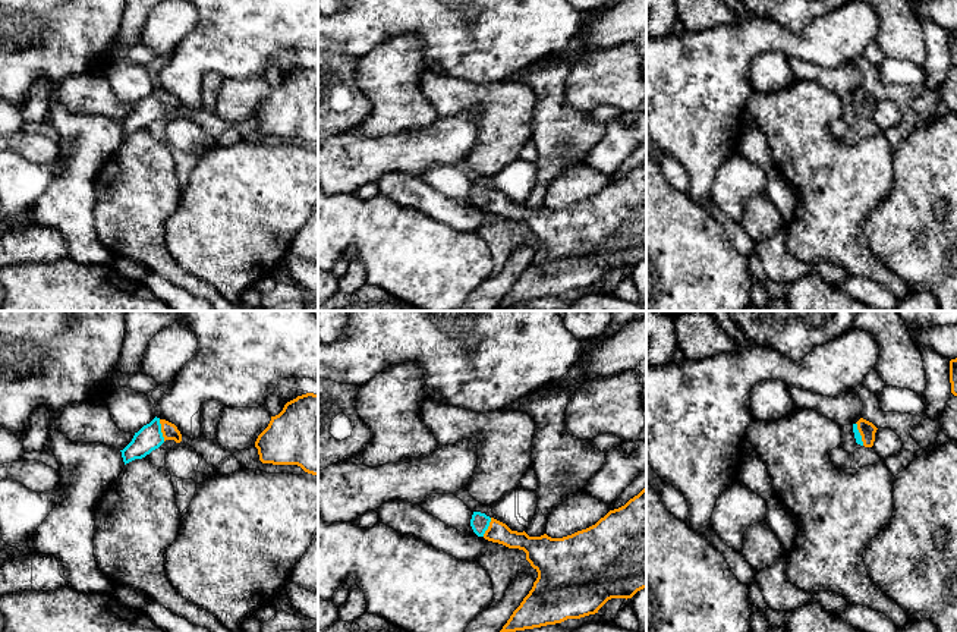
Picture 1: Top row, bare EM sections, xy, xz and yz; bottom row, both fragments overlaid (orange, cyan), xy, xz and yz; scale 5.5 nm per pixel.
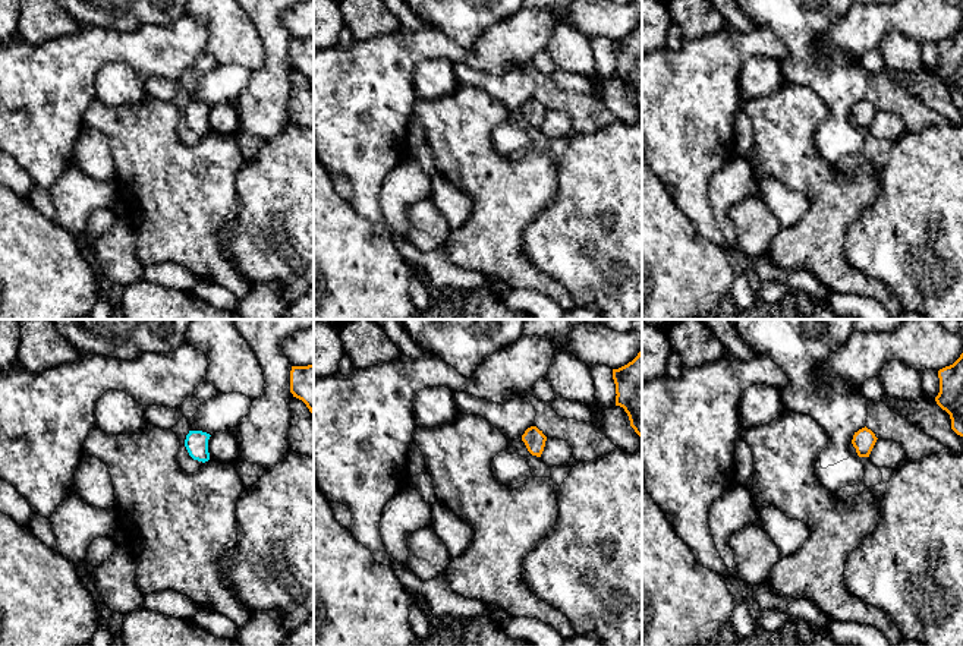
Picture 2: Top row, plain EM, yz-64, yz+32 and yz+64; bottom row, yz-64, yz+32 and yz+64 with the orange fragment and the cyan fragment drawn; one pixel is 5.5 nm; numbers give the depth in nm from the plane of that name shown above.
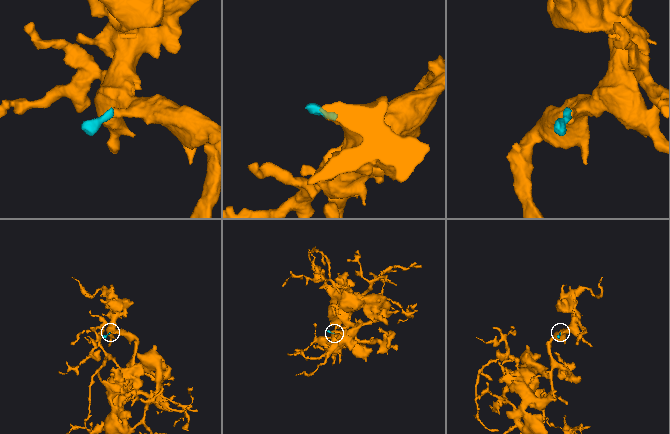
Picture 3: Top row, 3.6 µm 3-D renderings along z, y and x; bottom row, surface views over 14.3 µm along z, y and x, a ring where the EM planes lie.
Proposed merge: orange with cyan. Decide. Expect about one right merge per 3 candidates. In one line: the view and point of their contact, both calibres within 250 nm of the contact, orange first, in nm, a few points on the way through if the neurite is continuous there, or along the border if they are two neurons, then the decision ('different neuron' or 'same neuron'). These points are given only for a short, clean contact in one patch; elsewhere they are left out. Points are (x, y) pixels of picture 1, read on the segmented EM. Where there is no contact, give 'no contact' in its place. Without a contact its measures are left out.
meets orange in xy at (161, 430); 90 nm thick on the orange side, 140 nm on the other; runs through xy (169, 430), (161, 430), (150, 437); same neuron

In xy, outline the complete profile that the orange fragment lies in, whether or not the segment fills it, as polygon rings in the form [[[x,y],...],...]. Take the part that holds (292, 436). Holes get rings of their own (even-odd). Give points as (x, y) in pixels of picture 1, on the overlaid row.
[[[306,393],[287,402],[278,415],[271,416],[255,447],[262,463],[298,465],[318,477],[318,394]]]

